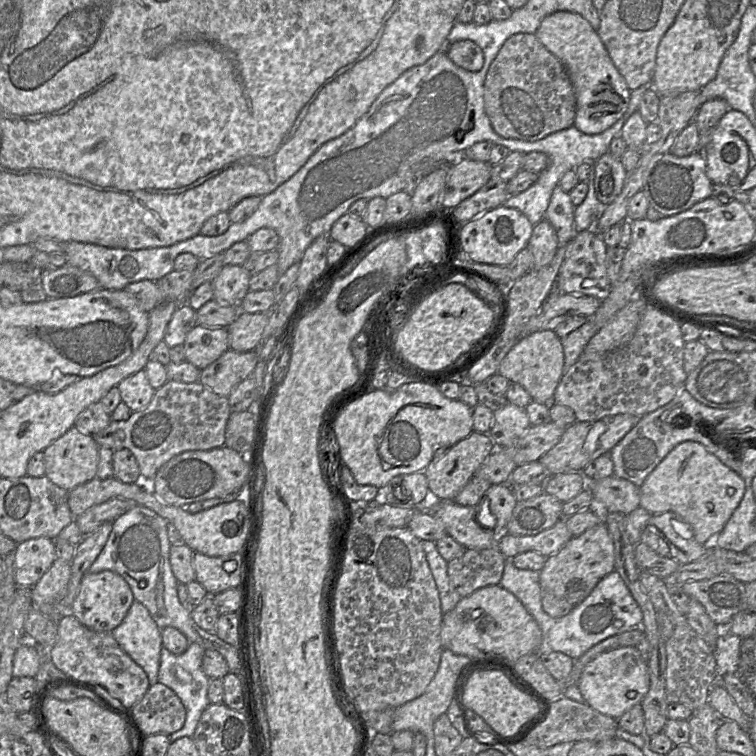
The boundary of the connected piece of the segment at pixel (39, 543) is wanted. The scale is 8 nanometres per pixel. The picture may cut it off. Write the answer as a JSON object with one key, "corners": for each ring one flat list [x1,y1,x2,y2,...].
{"corners":[[47,537,31,538,17,544,13,553,17,586,32,588,56,559,55,541]]}

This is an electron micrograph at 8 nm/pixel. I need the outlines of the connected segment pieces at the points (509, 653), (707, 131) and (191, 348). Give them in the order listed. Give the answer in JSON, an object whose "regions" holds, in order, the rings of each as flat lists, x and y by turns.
{"regions":[[[497,584,462,597,454,609,443,614,440,639,443,649,468,658,497,656,515,663,522,656,538,653,542,633,521,601]],[[720,98,712,99,703,103,698,109,693,121,697,126,700,139,700,149,702,152,710,143,712,135,721,118,730,109,728,103]],[[197,324,188,332,183,347,186,361,203,370,230,349,228,329]]]}

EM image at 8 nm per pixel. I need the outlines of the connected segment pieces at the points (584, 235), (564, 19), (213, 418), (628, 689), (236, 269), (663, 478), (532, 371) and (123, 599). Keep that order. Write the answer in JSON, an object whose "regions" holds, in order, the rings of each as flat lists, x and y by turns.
{"regions":[[[593,228,577,233,566,245,566,255,556,278,558,291,593,296,600,301,606,299,611,292,611,282,606,268,606,251,607,246,601,234]],[[558,11,543,19,535,33,543,46,564,65,574,88,576,116,574,126,584,134,596,135,615,124,626,111,631,90,613,64,596,30,578,13]],[[168,380,155,391,144,409,132,412,127,420,112,420,104,430,91,436,99,447,130,450,137,460,142,480,148,482,163,464,182,452,225,446,226,425,231,413,228,398,217,395,200,382]],[[620,646,594,658,584,668,577,685,586,704,617,720,631,707,640,704,647,693,648,663,635,646]],[[224,265,212,281,213,299,221,304,239,304,250,291,250,278,242,265]],[[687,440,676,445,663,459,662,461,655,467,655,469,646,477,643,484,640,488,640,507,649,511,653,514,660,514,664,512,672,512,681,517,685,522,687,522,693,530,694,539,703,545,710,545,715,536,719,534,726,523,732,516,735,509,740,504,744,493,745,493,745,482,735,471,724,465,715,455,708,452,707,449,700,443]],[[552,330,537,331,519,340,502,360,497,373,520,384,538,403,554,403,555,390,563,376,564,350,561,339]],[[111,570,98,573,86,572,71,605,70,613,81,624,94,631,111,632,123,621,133,601,134,596,129,584,116,572]]]}

